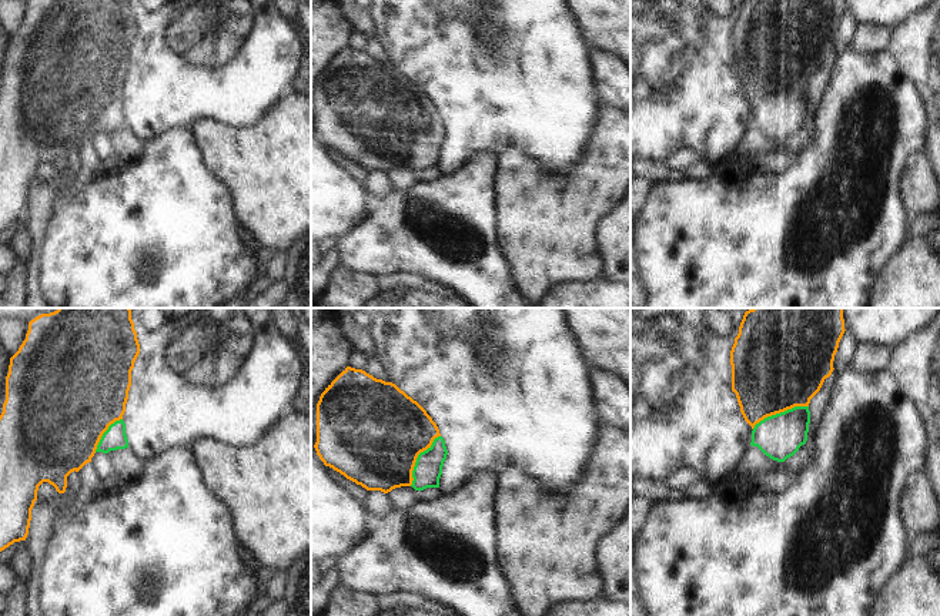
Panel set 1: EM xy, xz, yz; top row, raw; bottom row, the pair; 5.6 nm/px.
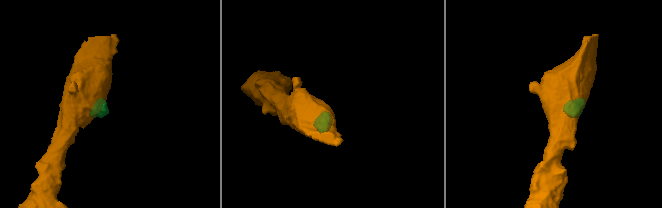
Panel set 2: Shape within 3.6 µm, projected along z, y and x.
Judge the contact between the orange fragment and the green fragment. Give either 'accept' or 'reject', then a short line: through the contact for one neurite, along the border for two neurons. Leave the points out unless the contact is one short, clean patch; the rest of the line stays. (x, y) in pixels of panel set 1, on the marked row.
accept; line xz (375, 441), (415, 459), (424, 468), (428, 468)

